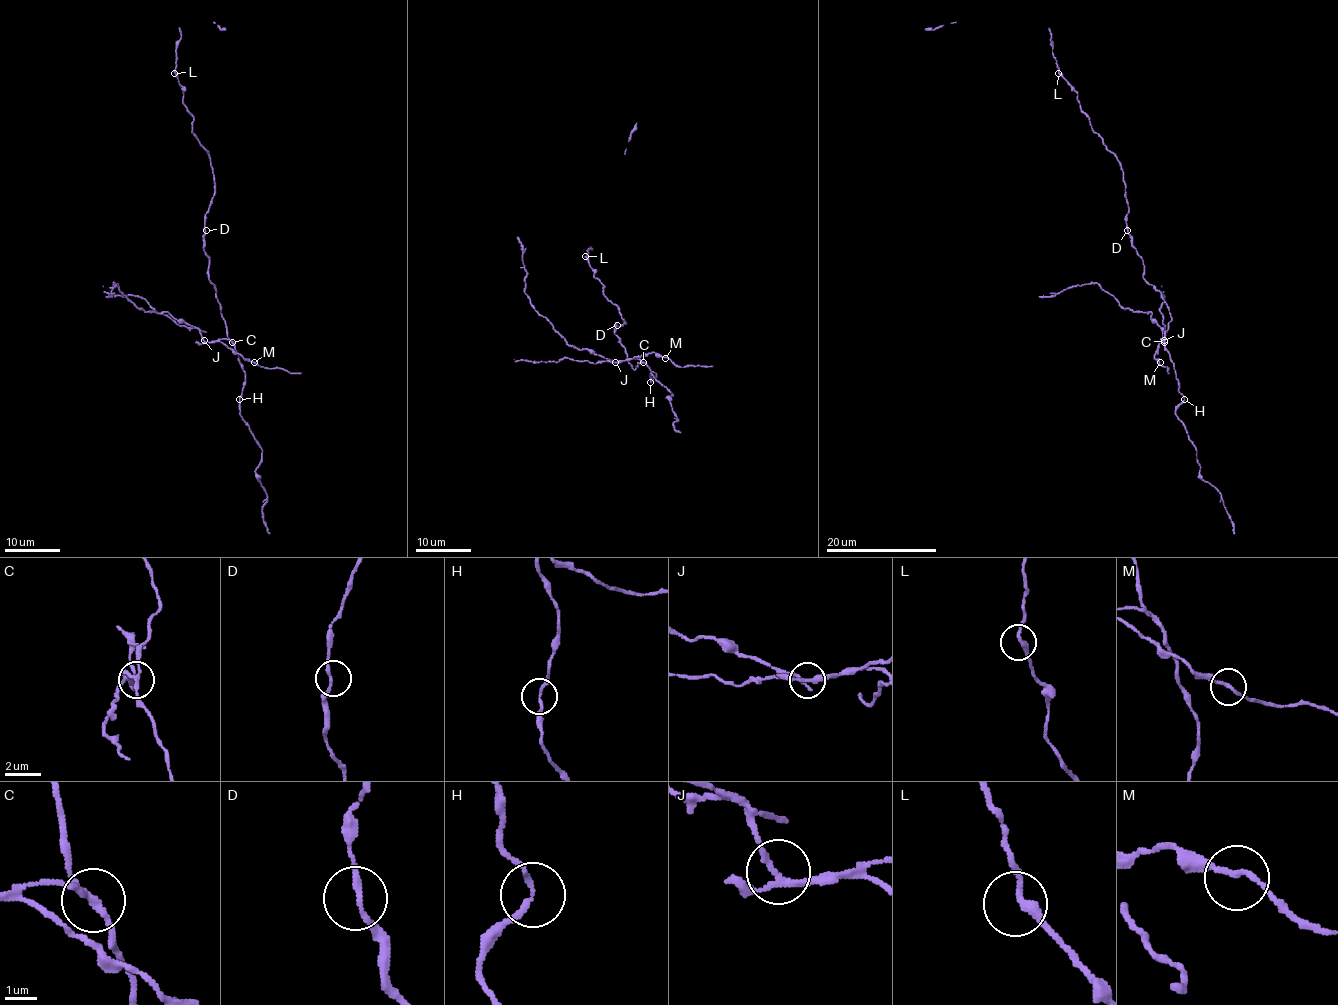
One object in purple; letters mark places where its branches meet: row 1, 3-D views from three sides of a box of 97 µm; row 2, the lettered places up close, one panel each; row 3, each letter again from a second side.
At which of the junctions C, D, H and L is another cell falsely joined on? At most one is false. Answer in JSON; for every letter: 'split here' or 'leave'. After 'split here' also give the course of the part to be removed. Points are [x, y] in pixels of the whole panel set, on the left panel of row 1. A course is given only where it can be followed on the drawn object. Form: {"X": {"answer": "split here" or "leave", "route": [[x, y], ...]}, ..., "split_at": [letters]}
{"C": {"answer": "split here", "route": [[232, 342], [206, 342], [192, 325], [167, 312], [138, 309], [115, 283], [111, 296], [105, 296]]}, "D": {"answer": "leave"}, "H": {"answer": "leave"}, "L": {"answer": "leave"}, "split_at": ["C"]}

